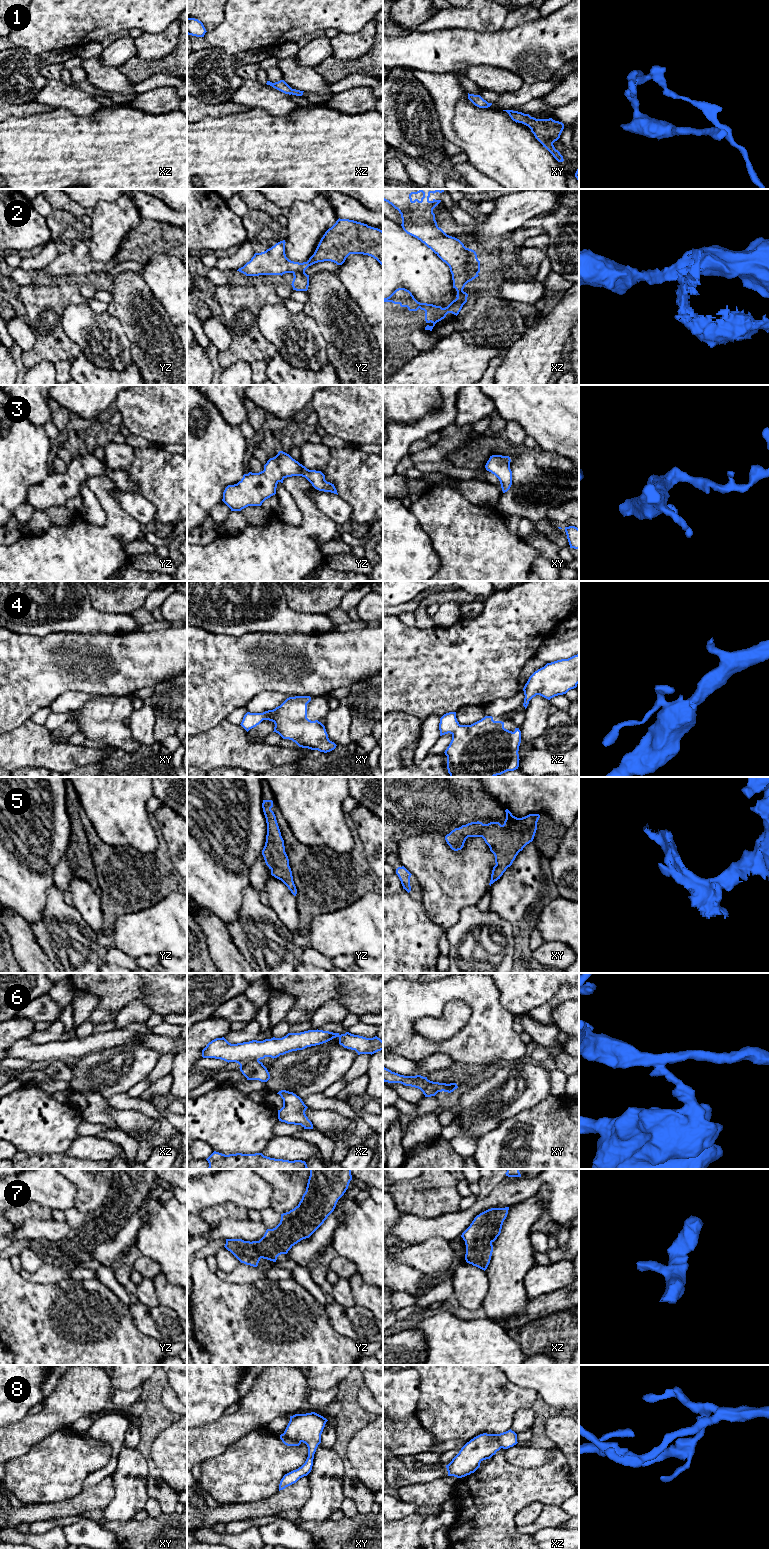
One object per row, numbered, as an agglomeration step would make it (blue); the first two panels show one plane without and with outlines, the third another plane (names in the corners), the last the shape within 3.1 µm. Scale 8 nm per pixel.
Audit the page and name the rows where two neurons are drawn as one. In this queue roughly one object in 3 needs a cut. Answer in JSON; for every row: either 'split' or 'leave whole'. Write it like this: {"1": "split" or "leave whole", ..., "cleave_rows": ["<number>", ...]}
{"1": "leave whole", "2": "split", "3": "leave whole", "4": "leave whole", "5": "leave whole", "6": "split", "7": "leave whole", "8": "split", "cleave_rows": ["2", "6", "8"]}

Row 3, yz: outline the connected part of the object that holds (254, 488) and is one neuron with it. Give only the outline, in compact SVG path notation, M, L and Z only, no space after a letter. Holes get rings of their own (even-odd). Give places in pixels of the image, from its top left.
M279 451L264 465L259 473L249 472L234 485L228 485L223 492L222 501L231 511L241 511L248 506L261 506L262 503L276 494L277 484L287 477L305 477L312 486L324 492L337 494L334 484L325 480L321 471L309 470L289 454Z

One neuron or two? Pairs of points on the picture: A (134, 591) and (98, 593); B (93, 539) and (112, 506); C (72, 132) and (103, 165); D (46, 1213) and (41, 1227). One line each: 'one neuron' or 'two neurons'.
A: one neuron
B: one neuron
C: one neuron
D: two neurons

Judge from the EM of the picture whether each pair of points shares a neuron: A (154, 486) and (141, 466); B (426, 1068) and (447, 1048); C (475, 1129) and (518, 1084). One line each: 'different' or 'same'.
A: same
B: different
C: same

